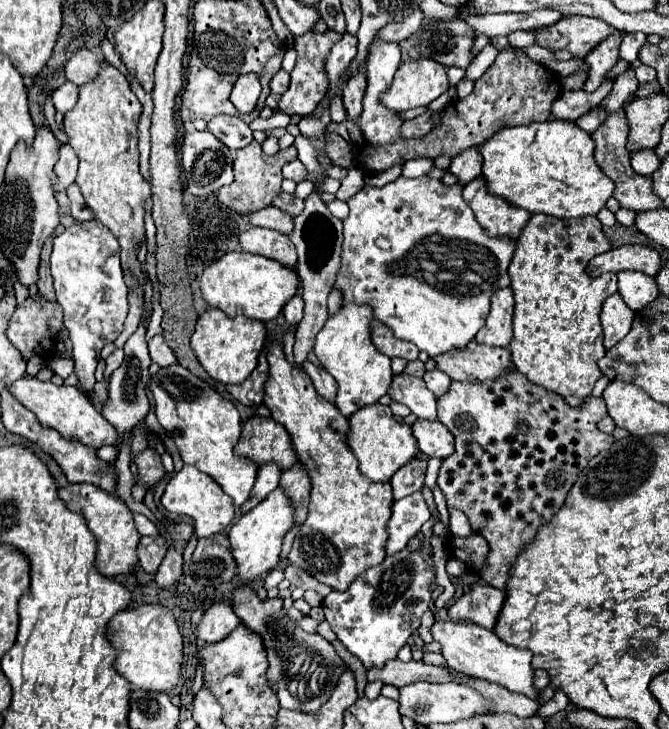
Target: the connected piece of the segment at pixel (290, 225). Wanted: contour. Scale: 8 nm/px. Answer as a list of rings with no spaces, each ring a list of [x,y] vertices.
[[[269,206],[265,210],[259,210],[255,214],[249,216],[249,222],[253,226],[261,226],[261,228],[271,228],[271,230],[277,230],[277,232],[283,232],[283,234],[291,234],[291,230],[295,228],[295,222],[293,222],[293,216],[275,208],[275,206]]]

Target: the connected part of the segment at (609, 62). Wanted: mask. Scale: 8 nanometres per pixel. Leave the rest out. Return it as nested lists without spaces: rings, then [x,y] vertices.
[[[613,34],[607,42],[601,42],[591,54],[585,56],[585,64],[589,66],[589,78],[585,82],[585,90],[593,92],[603,82],[609,80],[609,72],[619,60],[619,44],[623,40],[623,34]]]

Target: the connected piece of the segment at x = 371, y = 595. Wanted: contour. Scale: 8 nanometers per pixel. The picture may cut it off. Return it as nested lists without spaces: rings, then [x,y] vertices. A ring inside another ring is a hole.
[[[423,546],[419,550],[403,548],[387,556],[379,566],[367,568],[345,592],[331,590],[323,600],[325,618],[337,638],[351,654],[361,658],[365,668],[383,666],[387,660],[397,658],[397,652],[421,626],[421,616],[431,610],[437,588],[435,580],[437,572],[429,568]]]

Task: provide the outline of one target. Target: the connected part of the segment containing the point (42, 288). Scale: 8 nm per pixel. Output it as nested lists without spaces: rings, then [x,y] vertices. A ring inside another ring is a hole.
[[[49,238],[43,246],[41,252],[41,264],[39,264],[39,294],[45,296],[49,302],[55,302],[55,290],[53,290],[53,278],[51,278],[51,268],[49,268],[49,256],[51,256],[51,248],[53,248],[53,238]]]

